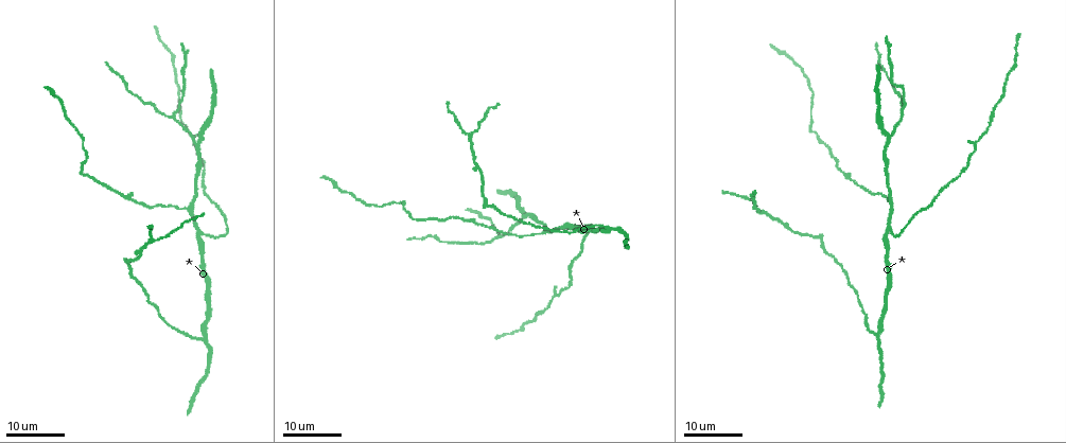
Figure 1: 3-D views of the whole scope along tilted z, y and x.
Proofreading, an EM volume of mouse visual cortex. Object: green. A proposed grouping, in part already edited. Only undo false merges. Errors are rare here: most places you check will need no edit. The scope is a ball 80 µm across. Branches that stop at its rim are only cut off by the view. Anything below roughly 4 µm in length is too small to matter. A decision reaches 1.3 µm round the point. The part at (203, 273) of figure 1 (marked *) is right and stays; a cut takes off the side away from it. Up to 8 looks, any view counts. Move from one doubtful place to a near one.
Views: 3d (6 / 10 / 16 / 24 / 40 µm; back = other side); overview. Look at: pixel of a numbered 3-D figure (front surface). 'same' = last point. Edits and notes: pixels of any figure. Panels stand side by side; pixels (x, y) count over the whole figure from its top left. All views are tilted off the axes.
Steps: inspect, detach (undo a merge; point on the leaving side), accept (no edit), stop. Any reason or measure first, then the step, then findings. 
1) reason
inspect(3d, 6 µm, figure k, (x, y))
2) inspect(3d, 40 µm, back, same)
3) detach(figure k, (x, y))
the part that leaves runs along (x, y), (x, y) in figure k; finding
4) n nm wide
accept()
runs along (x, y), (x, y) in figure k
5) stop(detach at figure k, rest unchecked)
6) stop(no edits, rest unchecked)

inspect(3d, 24 µm, figure 1, (545, 231))

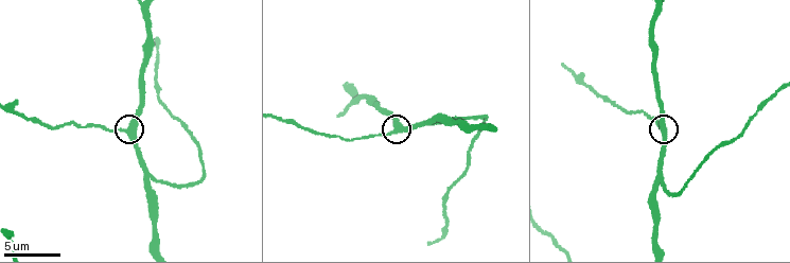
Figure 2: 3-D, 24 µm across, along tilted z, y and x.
inspect(3d, 10 µm, figure 2, (124, 132))

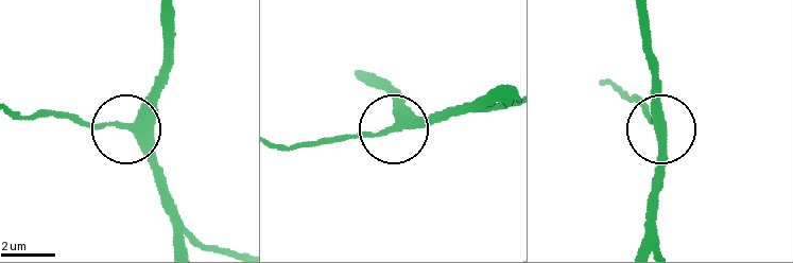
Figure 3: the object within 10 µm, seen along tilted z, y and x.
closer look
inspect(3d, 6 µm, figure 3, (395, 127))

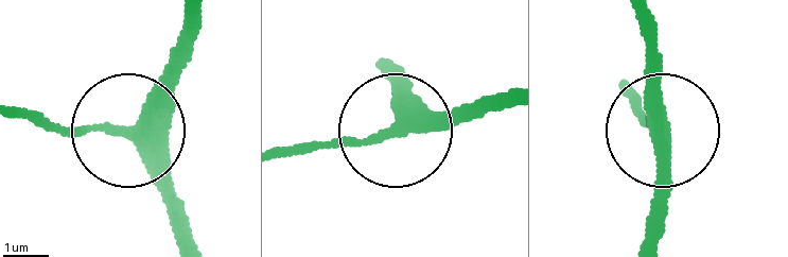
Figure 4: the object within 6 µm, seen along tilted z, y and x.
accept()
runs along (189, 245), (138, 119), (194, 44) in figure 4; one neuron here

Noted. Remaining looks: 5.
inspect(3d, 24 µm, figure 1, (609, 228))

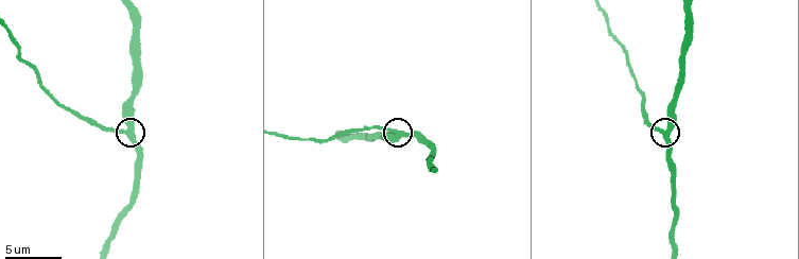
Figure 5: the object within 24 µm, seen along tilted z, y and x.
inspect(3d, 10 µm, figure 5, (662, 134))

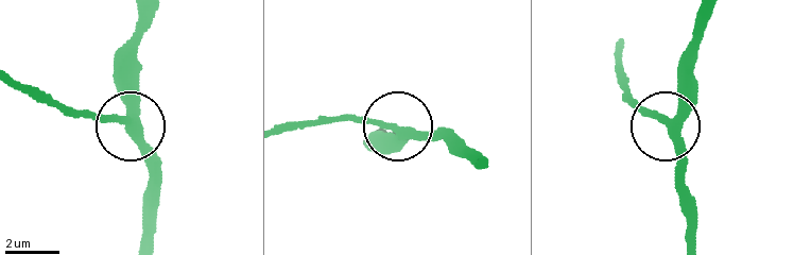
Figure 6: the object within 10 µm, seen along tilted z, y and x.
accept()
runs along (711, 11), (693, 57), (691, 104), (669, 131), (683, 181) in figure 6; one neuron here

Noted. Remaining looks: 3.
two arms in line, one across
inspect(3d, 10 µm, figure 2, (662, 179))

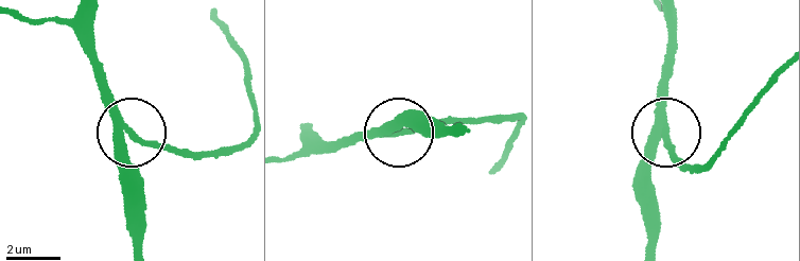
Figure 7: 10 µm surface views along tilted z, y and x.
closer look
inspect(3d, 6 µm, figure 7, (664, 135))

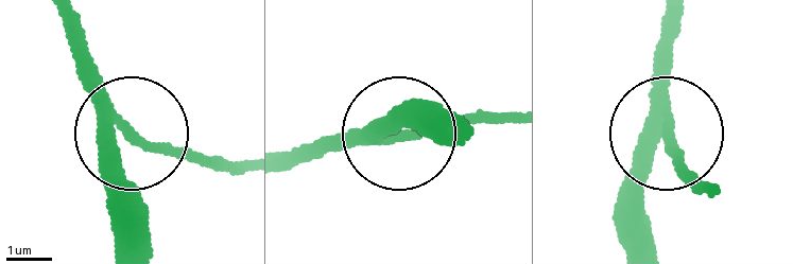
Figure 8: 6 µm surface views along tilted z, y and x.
3 arms
accept()
runs along (145, 241), (120, 162), (127, 141), (230, 162) in figure 8; continuous, no second neuron

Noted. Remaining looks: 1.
stop(no edits, rest unchecked)

